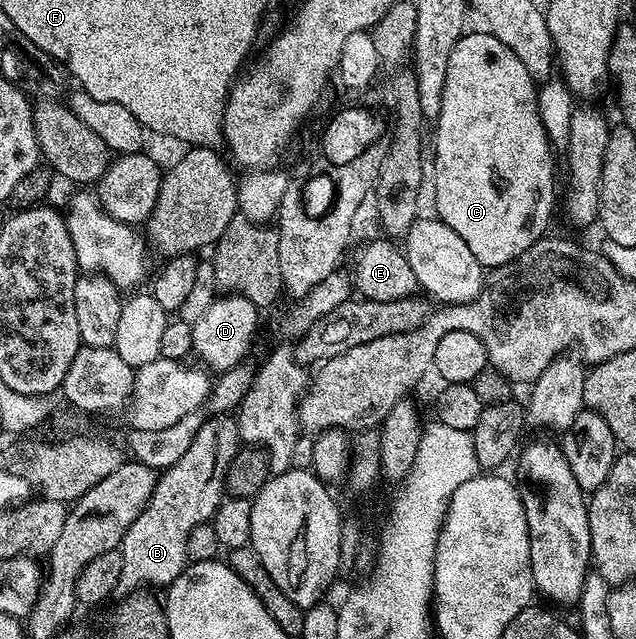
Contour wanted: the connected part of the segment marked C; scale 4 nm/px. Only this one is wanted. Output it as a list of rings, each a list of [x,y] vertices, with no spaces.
[[[480,31],[480,33],[464,32],[460,37],[457,47],[453,47],[453,55],[449,55],[449,71],[445,71],[445,87],[441,95],[441,111],[435,129],[435,209],[439,220],[444,221],[461,239],[465,239],[465,247],[473,251],[473,255],[484,267],[498,267],[507,265],[513,259],[517,259],[533,243],[537,243],[548,232],[547,224],[551,221],[551,212],[557,209],[557,189],[555,193],[555,157],[551,140],[547,138],[545,127],[541,123],[541,111],[539,110],[539,91],[535,78],[529,75],[525,63],[501,43],[492,33]]]

